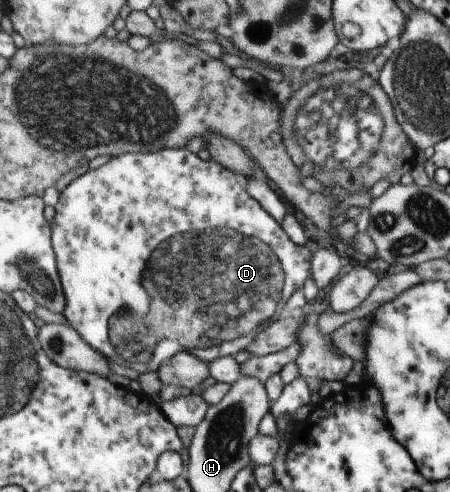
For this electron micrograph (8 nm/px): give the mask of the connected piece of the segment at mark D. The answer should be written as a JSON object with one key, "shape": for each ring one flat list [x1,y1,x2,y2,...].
{"shape":[[162,148,150,153,126,153,126,155,112,157,104,165,86,171,66,185,59,193,58,201,53,208,50,243,52,243,59,282,64,294,64,309,61,314,66,323,106,360,120,363,120,357,118,357,120,355,123,359,132,359,131,363,128,363,130,367,134,367,134,360,142,363,142,371,149,371,146,373,156,371,164,361,168,361,172,355,176,355,183,349,204,363,224,356,235,356,238,351,246,354,246,347,254,341,262,329,266,329,270,323,278,319,290,295,296,289,301,289,303,283,309,278,310,259,313,253,308,251,306,246,296,245,290,241,279,221,266,212,253,196,249,195,236,174,212,159,198,158,195,153,190,153,185,148]]}

